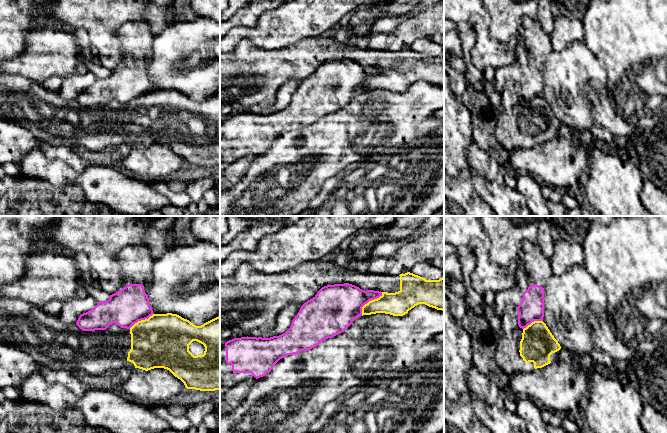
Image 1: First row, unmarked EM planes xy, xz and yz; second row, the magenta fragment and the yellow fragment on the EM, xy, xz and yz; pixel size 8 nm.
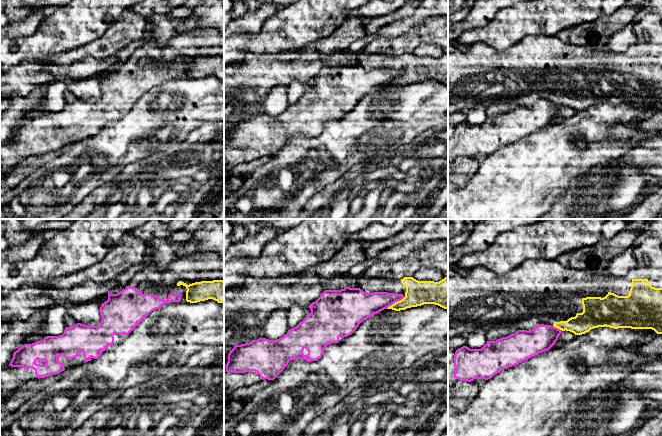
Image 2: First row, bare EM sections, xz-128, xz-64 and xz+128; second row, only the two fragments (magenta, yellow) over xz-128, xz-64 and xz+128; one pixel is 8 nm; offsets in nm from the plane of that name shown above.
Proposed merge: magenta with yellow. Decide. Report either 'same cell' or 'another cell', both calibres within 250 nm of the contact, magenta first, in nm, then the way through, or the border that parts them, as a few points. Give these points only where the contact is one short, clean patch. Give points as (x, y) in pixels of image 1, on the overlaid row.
another cell; calibres 340 and 190 nm

